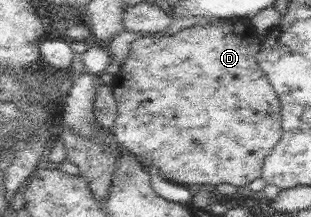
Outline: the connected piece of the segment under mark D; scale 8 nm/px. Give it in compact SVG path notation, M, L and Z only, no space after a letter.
M233 17L222 18L212 25L194 25L179 31L170 36L164 34L142 34L130 47L129 55L124 64L120 67L118 74L111 82L113 95L117 103L118 117L114 122L113 134L116 142L130 151L132 155L139 158L145 165L153 164L158 173L172 183L189 186L197 189L203 185L218 186L223 183L234 185L235 187L246 187L252 181L262 176L263 162L276 148L276 144L282 138L281 105L274 87L270 84L268 77L259 67L257 54L261 47L260 38L250 18Z

